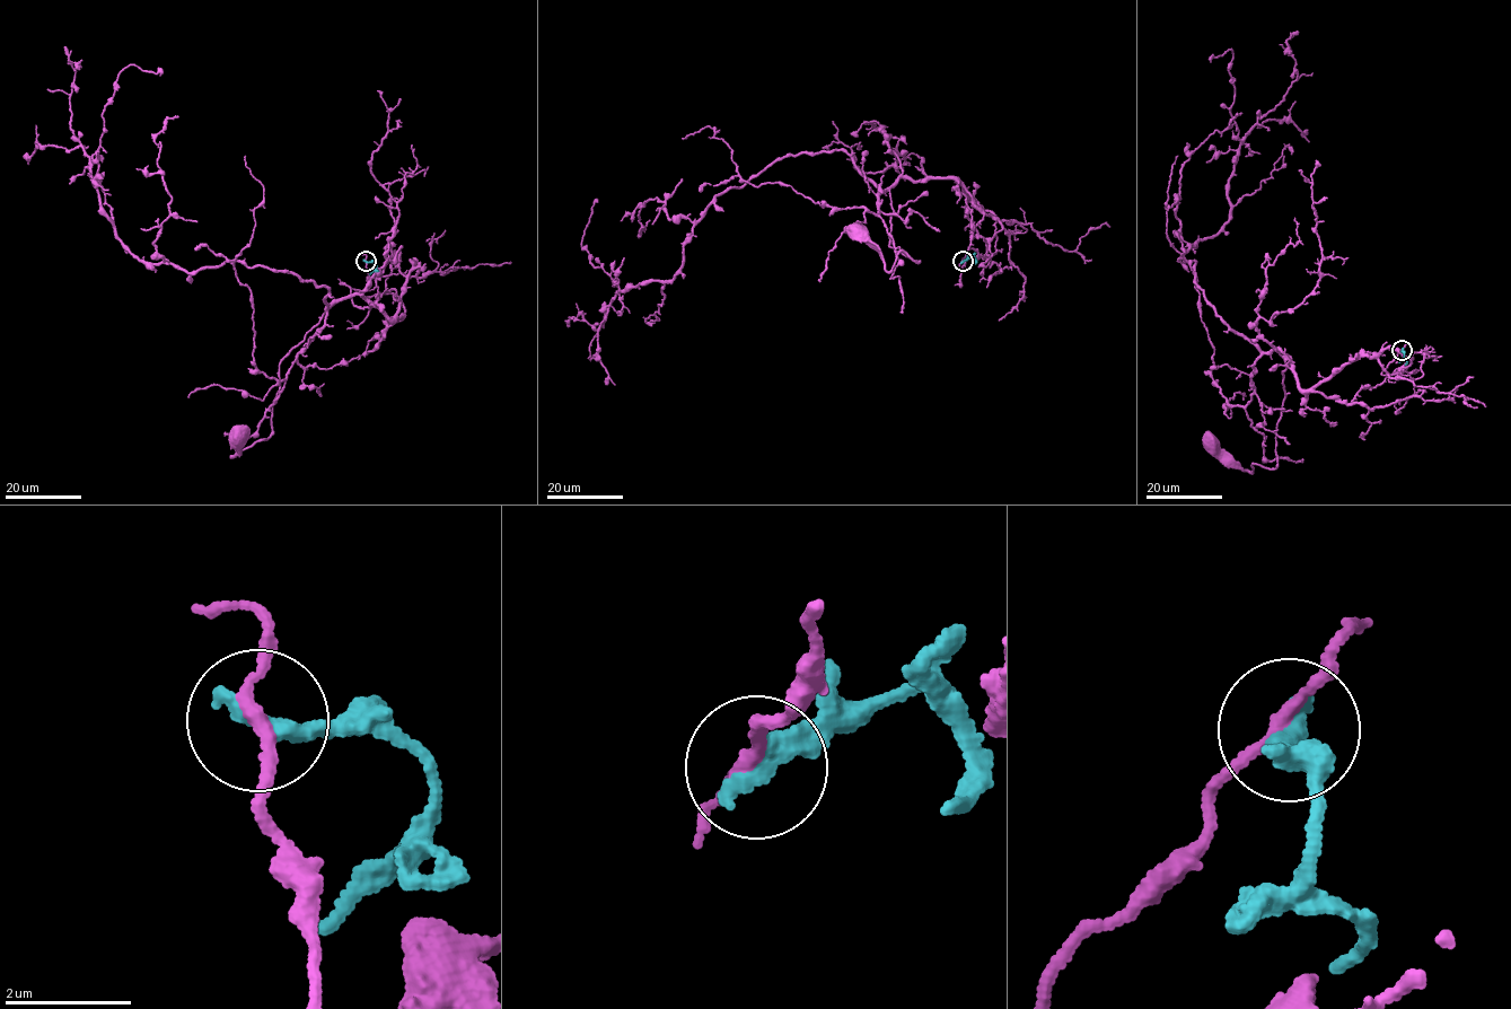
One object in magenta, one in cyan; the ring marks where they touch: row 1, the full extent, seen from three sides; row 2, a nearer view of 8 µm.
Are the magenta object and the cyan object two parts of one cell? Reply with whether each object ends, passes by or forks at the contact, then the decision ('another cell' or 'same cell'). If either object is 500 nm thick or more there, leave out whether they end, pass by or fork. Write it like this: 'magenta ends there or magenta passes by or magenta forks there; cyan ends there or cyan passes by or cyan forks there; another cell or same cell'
magenta passes by; cyan ends there; same cell

